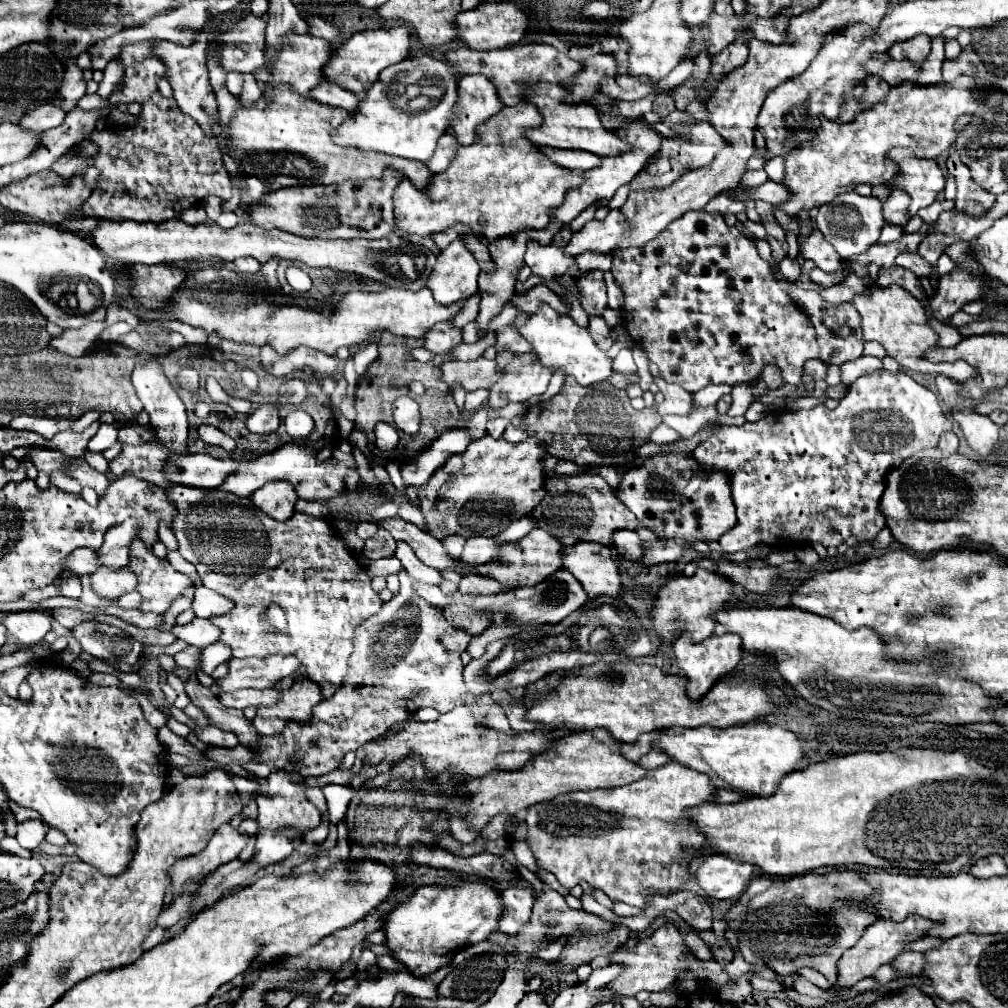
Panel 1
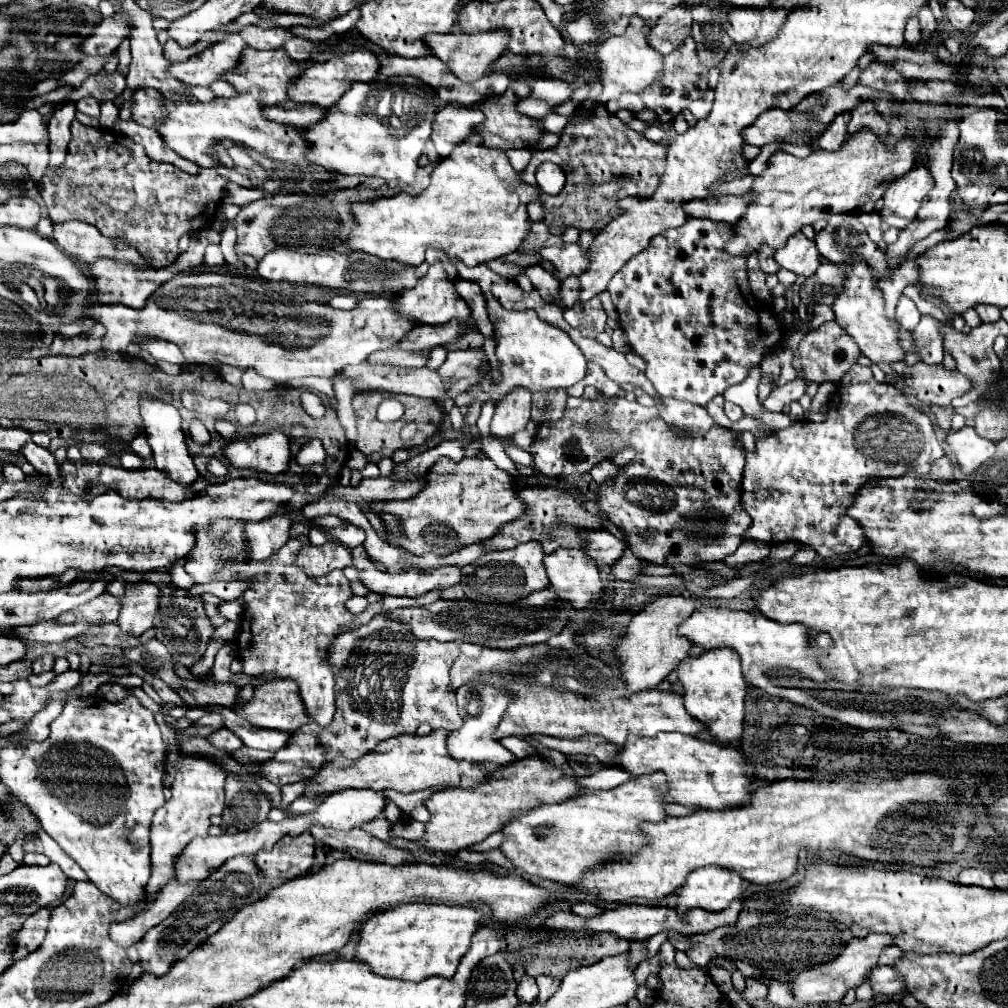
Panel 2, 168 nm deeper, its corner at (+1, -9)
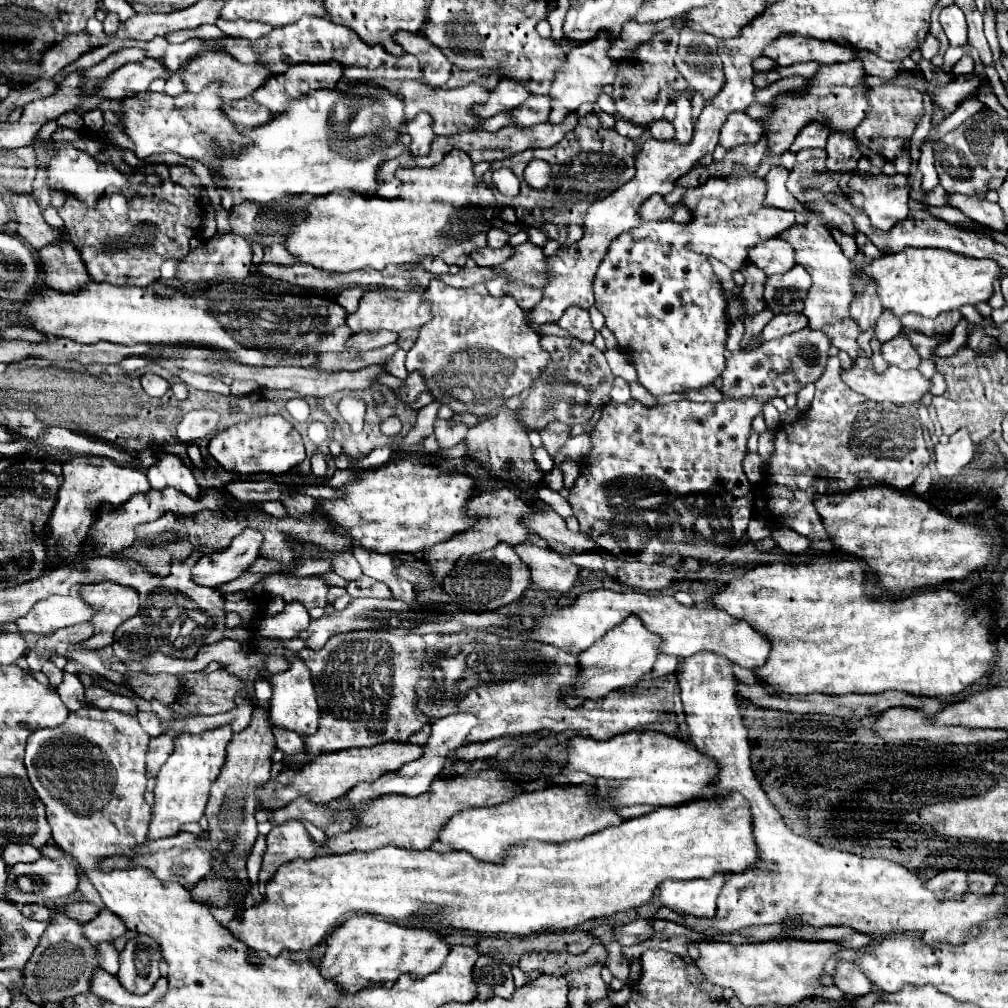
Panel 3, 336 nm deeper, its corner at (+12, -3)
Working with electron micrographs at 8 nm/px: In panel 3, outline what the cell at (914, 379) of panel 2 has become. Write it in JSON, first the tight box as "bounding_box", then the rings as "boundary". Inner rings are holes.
{"bounding_box":[842,358,930,404],"boundary":[[[860,358],[854,360],[852,368],[842,370],[844,384],[848,384],[858,394],[876,400],[876,402],[892,402],[892,404],[908,404],[918,402],[922,394],[928,394],[930,380],[926,380],[918,370],[900,370],[896,366],[886,368],[886,372],[876,374],[870,368],[860,368]]]}

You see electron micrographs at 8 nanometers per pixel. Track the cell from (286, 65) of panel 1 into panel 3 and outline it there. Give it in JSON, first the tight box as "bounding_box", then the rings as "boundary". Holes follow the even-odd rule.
{"bounding_box":[180,50,268,102],"boundary":[[[204,50],[204,54],[196,56],[190,64],[186,64],[184,74],[180,74],[182,82],[190,92],[200,92],[212,82],[220,82],[220,98],[224,102],[240,100],[250,96],[254,90],[258,90],[268,80],[268,70],[262,64],[242,64],[230,54],[224,54],[222,50]]]}

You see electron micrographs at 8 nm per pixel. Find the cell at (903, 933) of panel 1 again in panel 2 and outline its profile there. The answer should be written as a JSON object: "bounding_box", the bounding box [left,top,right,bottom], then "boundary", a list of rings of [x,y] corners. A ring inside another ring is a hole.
{"bounding_box":[787,934,893,1004],"boundary":[[[871,934],[871,936],[865,936],[865,938],[853,938],[847,944],[847,948],[843,950],[843,954],[837,956],[833,962],[801,970],[799,978],[793,980],[793,982],[787,982],[787,984],[793,990],[795,998],[803,1004],[839,1002],[847,994],[847,990],[859,988],[865,982],[867,974],[877,966],[877,960],[879,960],[883,948],[891,946],[891,940],[893,940],[893,936],[887,936],[887,934]]]}

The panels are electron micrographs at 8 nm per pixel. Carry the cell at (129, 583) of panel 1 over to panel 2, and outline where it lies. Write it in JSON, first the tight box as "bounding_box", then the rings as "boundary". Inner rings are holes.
{"bounding_box":[55,592,123,624],"boundary":[[[103,592],[95,600],[91,600],[87,604],[81,604],[79,608],[75,608],[71,612],[63,612],[63,616],[59,616],[55,622],[59,622],[59,624],[117,622],[121,606],[123,604],[119,604],[119,600],[115,600],[115,596],[111,596],[109,592]]]}

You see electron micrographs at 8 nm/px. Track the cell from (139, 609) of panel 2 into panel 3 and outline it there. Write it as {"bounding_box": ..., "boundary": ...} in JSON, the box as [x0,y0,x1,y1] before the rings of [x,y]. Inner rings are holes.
{"bounding_box":[80,582,140,650],"boundary":[[[116,582],[84,584],[80,588],[80,598],[96,610],[90,620],[94,634],[88,640],[80,642],[80,646],[86,650],[100,650],[104,646],[110,646],[114,640],[114,630],[124,620],[132,618],[140,608],[136,590],[120,586]]]}

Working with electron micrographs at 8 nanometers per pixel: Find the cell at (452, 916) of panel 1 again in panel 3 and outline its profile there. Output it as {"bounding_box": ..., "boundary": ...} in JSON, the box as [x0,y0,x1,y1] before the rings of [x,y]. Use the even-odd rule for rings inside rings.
{"bounding_box":[318,914,450,994],"boundary":[[[352,914],[340,928],[328,936],[328,950],[318,964],[324,978],[332,978],[344,992],[356,994],[364,986],[392,986],[402,974],[420,978],[436,972],[450,948],[438,932],[414,926],[398,926],[394,922],[376,920],[372,914]]]}

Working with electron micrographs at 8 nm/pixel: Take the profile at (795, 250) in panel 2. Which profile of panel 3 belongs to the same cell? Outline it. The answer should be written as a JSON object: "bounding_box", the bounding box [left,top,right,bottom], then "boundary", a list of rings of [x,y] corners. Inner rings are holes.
{"bounding_box":[748,238,796,276],"boundary":[[[772,238],[768,242],[752,246],[748,250],[748,260],[754,266],[758,266],[766,276],[784,274],[792,266],[796,266],[796,262],[794,262],[794,248],[782,238]]]}

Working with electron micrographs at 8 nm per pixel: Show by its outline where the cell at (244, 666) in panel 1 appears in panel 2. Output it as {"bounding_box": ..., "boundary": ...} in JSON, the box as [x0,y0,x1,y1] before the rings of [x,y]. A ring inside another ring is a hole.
{"bounding_box":[185,680,239,708],"boundary":[[[185,680],[185,688],[195,696],[197,704],[201,708],[209,706],[209,704],[219,704],[219,706],[231,706],[237,700],[239,694],[239,686],[237,684],[207,684],[207,682],[197,682],[197,680]]]}

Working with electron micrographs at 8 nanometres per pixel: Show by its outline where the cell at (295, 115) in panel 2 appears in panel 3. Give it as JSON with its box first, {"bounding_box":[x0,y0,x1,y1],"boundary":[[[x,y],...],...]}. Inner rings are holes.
{"bounding_box":[222,98,274,128],"boundary":[[[244,98],[240,102],[222,102],[222,106],[224,106],[224,114],[228,114],[228,118],[232,118],[232,122],[236,122],[242,128],[262,126],[264,122],[272,120],[272,116],[274,116],[248,98]]]}

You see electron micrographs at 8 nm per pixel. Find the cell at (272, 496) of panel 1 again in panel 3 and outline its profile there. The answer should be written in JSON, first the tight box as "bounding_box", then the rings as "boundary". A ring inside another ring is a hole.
{"bounding_box":[192,530,262,588],"boundary":[[[244,530],[232,540],[232,544],[208,556],[202,556],[192,568],[192,582],[198,586],[220,588],[222,584],[238,578],[258,558],[262,534],[256,530]]]}

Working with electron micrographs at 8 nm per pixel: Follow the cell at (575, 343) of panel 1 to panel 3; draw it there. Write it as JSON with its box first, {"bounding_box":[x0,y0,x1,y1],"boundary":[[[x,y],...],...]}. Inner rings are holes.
{"bounding_box":[406,280,550,414],"boundary":[[[434,280],[424,294],[424,302],[432,306],[432,320],[424,328],[420,328],[416,344],[408,350],[406,370],[420,372],[426,390],[434,396],[434,400],[442,406],[450,406],[454,414],[488,414],[492,406],[500,404],[500,400],[518,396],[520,392],[528,390],[532,386],[532,380],[538,378],[538,372],[550,364],[548,352],[540,348],[540,334],[536,334],[524,322],[524,310],[510,296],[492,298],[484,284],[474,284],[472,288],[456,290],[442,284],[440,280]]]}

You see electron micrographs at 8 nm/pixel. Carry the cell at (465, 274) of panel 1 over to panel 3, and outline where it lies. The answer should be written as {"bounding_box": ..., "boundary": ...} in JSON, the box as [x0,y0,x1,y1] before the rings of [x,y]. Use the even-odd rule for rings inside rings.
{"bounding_box":[346,290,430,334],"boundary":[[[372,290],[366,292],[366,296],[360,302],[360,308],[354,314],[346,314],[346,326],[352,330],[352,334],[360,334],[360,332],[380,332],[380,330],[390,330],[400,334],[402,330],[414,328],[420,330],[428,318],[430,318],[430,306],[420,302],[424,290],[414,290],[414,292],[406,292],[402,298],[380,298],[380,290]]]}

